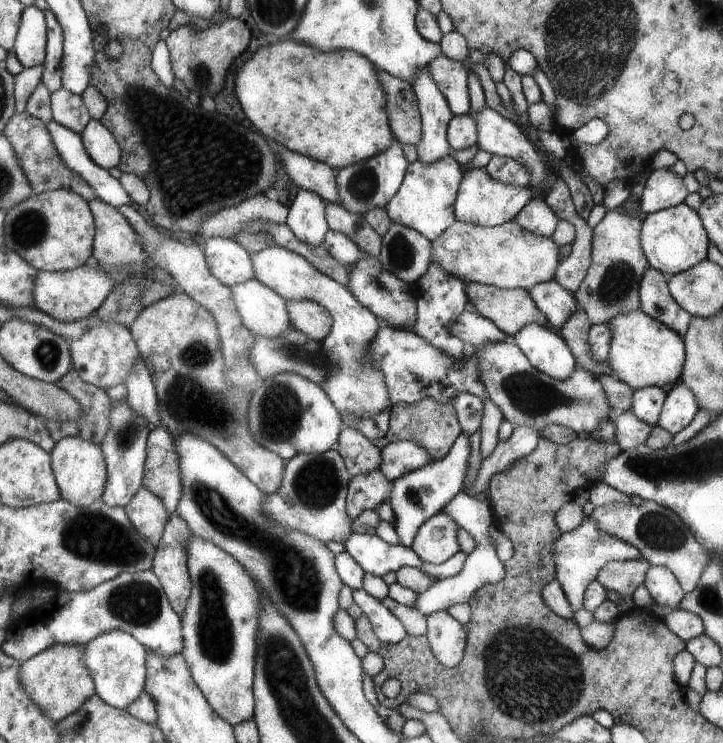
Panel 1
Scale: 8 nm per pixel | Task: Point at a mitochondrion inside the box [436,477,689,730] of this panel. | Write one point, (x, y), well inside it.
(530, 675)

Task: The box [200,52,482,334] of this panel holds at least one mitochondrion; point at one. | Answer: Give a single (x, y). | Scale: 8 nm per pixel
(400, 254)

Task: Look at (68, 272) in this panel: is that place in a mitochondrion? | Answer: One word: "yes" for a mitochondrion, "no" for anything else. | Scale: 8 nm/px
no

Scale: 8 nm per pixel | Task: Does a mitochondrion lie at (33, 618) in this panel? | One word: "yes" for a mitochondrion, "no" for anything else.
no

